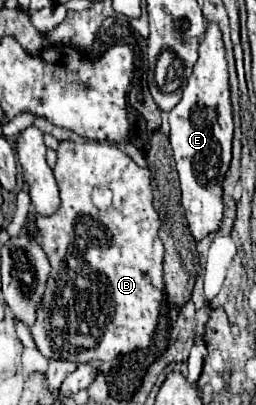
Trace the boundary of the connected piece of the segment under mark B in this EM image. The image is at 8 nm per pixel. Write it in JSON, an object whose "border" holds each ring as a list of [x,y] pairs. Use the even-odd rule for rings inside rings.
{"border":[[[61,141],[57,147],[57,163],[53,167],[59,191],[61,191],[61,207],[55,215],[51,217],[43,217],[43,215],[35,215],[35,225],[39,227],[39,237],[33,237],[33,241],[37,241],[43,251],[47,253],[49,261],[51,261],[51,275],[47,281],[47,289],[45,289],[45,297],[43,297],[43,311],[39,311],[37,315],[37,323],[31,327],[31,335],[37,343],[37,349],[47,357],[47,359],[67,359],[73,363],[95,363],[95,361],[111,361],[115,357],[119,357],[121,353],[131,353],[137,349],[147,349],[153,333],[157,329],[157,317],[159,317],[159,309],[161,309],[161,301],[163,301],[163,243],[157,235],[159,231],[159,215],[153,209],[153,189],[151,189],[151,173],[145,167],[139,167],[127,153],[123,153],[121,149],[113,147],[111,143],[99,143],[99,141],[81,141],[81,143],[73,143],[73,141]],[[105,187],[111,191],[111,203],[107,207],[101,207],[95,203],[93,193],[95,189]]]}

